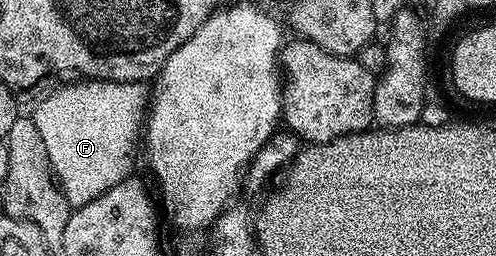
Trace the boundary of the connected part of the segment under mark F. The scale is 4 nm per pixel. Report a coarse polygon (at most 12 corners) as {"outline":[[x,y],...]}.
{"outline":[[81,80],[34,111],[73,209],[129,179],[143,83]]}

